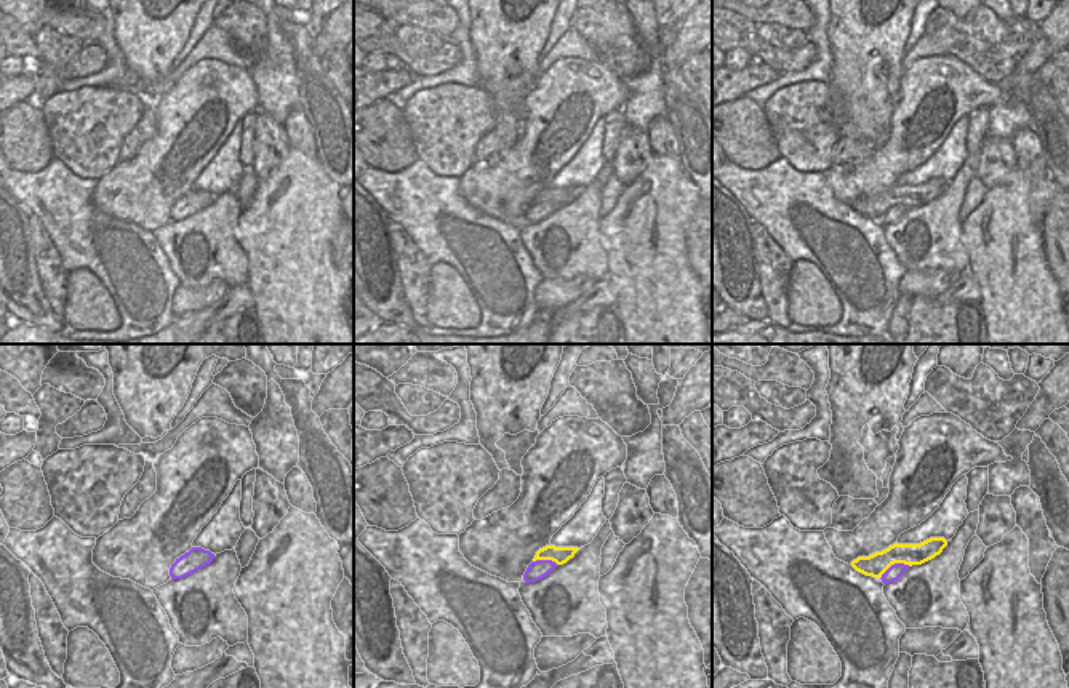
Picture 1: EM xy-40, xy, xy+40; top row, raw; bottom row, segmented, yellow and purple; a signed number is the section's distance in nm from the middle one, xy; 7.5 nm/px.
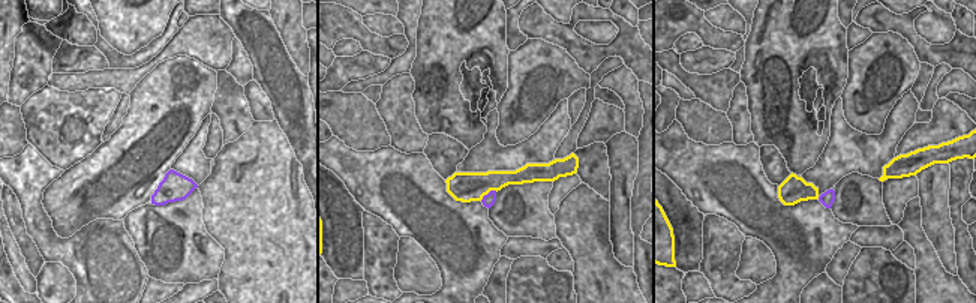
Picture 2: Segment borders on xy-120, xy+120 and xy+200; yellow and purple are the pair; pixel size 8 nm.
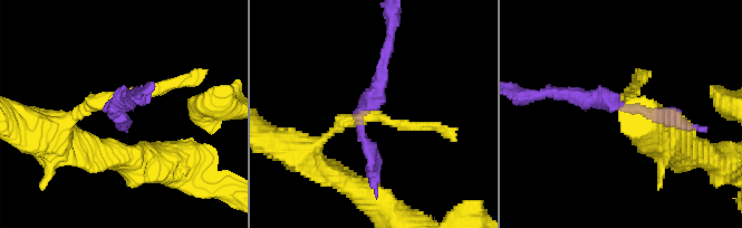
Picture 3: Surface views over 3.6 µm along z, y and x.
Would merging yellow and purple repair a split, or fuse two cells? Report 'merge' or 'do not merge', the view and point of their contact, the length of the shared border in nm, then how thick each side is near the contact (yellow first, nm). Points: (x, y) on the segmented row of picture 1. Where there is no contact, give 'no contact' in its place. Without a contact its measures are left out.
do not merge | xy+40 (893, 564) | 240 nm | 170/120 nm

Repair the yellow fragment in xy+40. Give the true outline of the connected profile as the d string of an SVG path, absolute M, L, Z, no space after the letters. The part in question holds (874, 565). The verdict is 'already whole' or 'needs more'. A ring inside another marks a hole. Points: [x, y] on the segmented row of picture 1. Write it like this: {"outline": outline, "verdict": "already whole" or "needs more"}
{"outline": "M930 538L920 544L893 544L882 552L875 552L869 557L858 557L851 562L851 566L872 578L882 578L882 574L895 563L922 565L943 552L947 546L944 538Z", "verdict": "already whole"}

